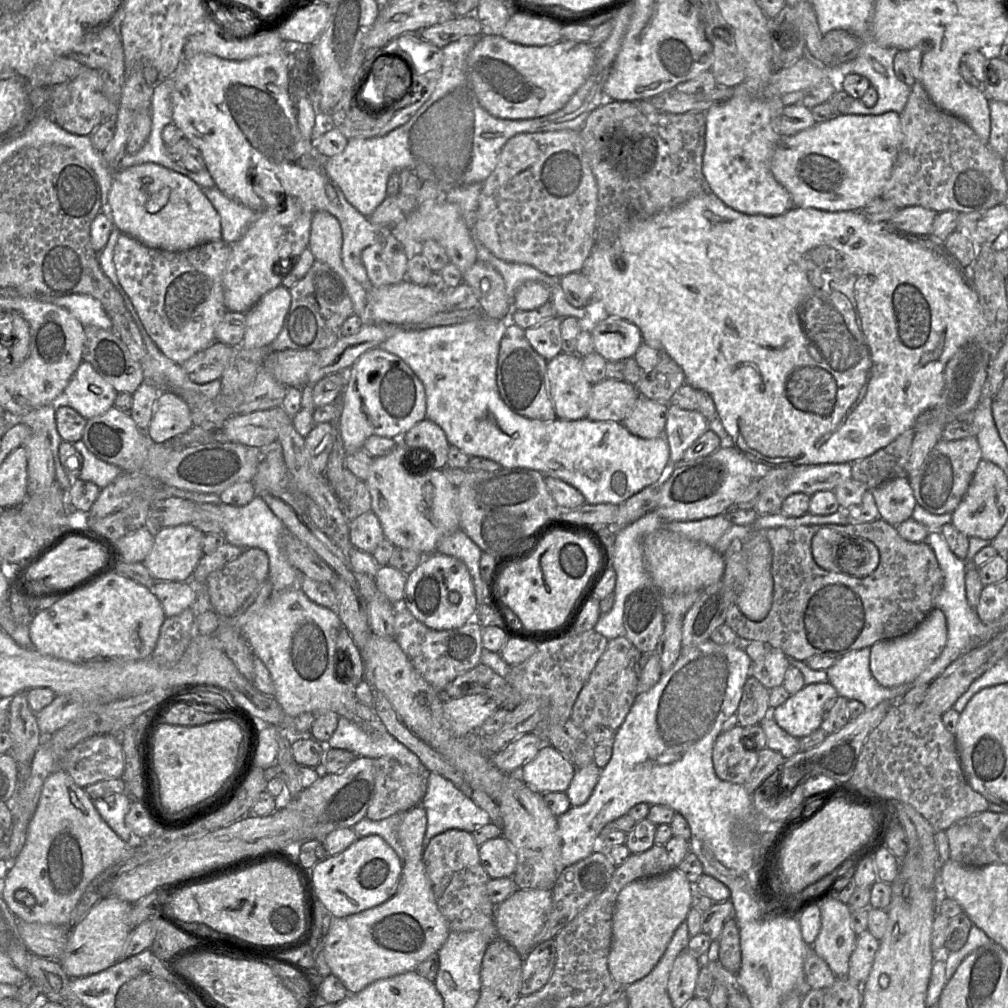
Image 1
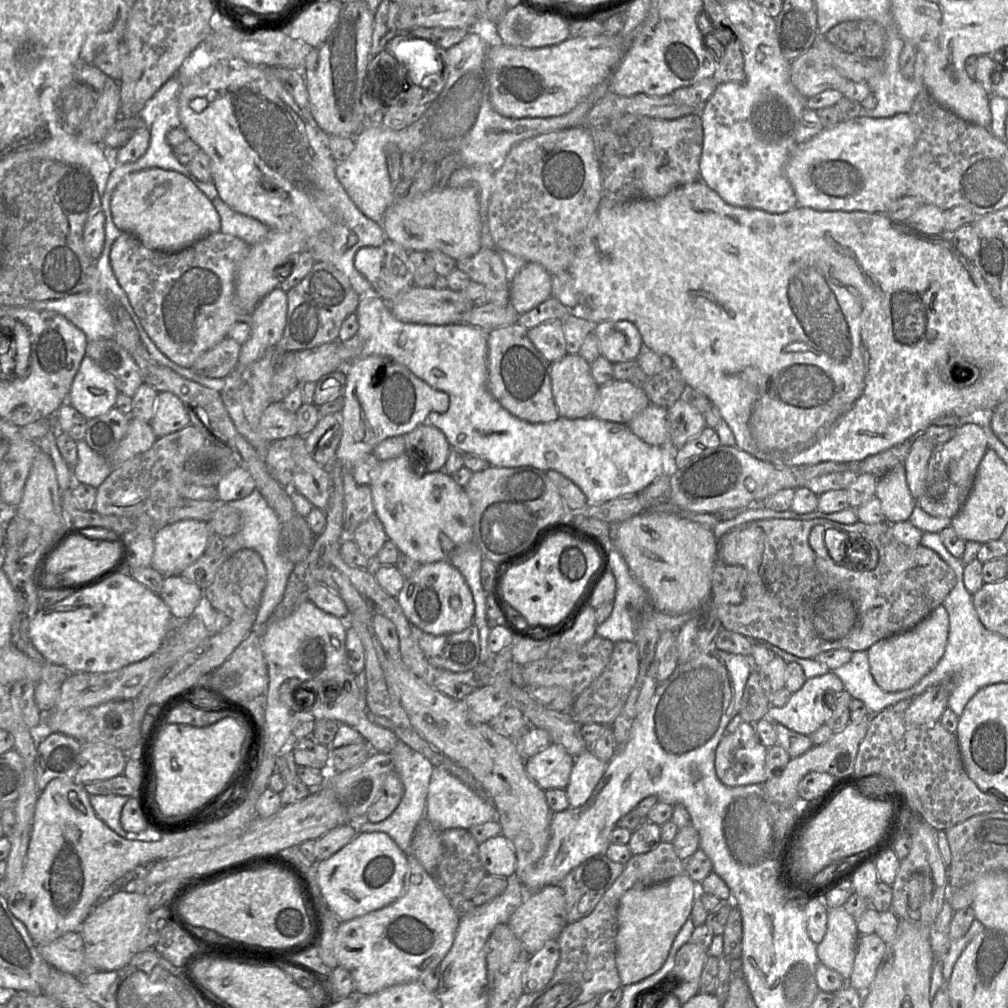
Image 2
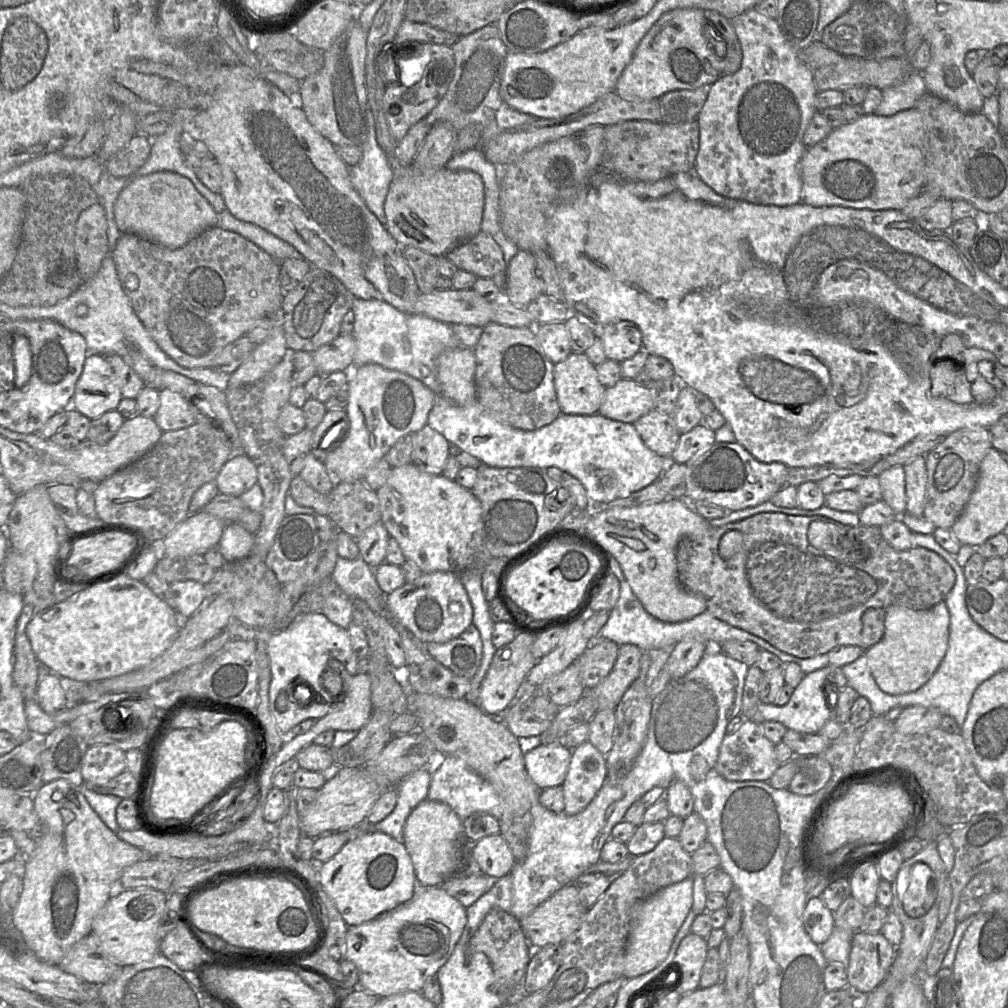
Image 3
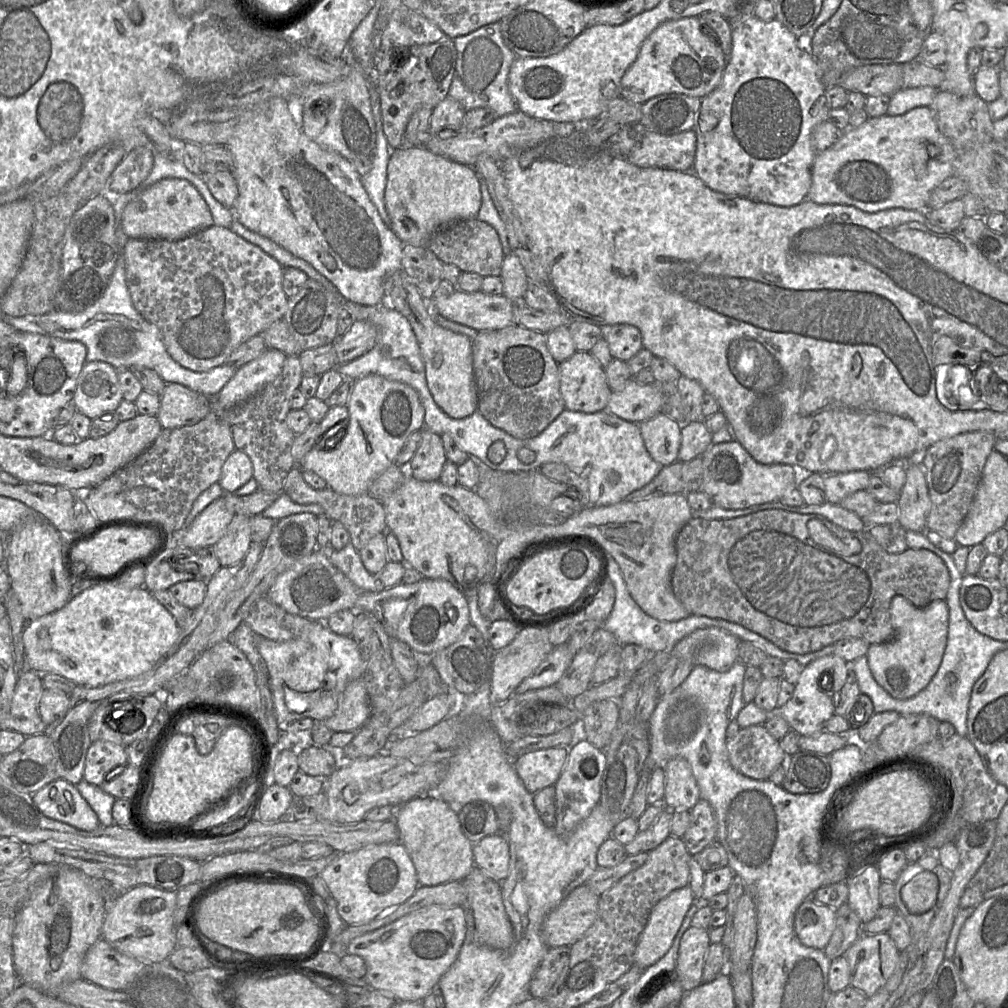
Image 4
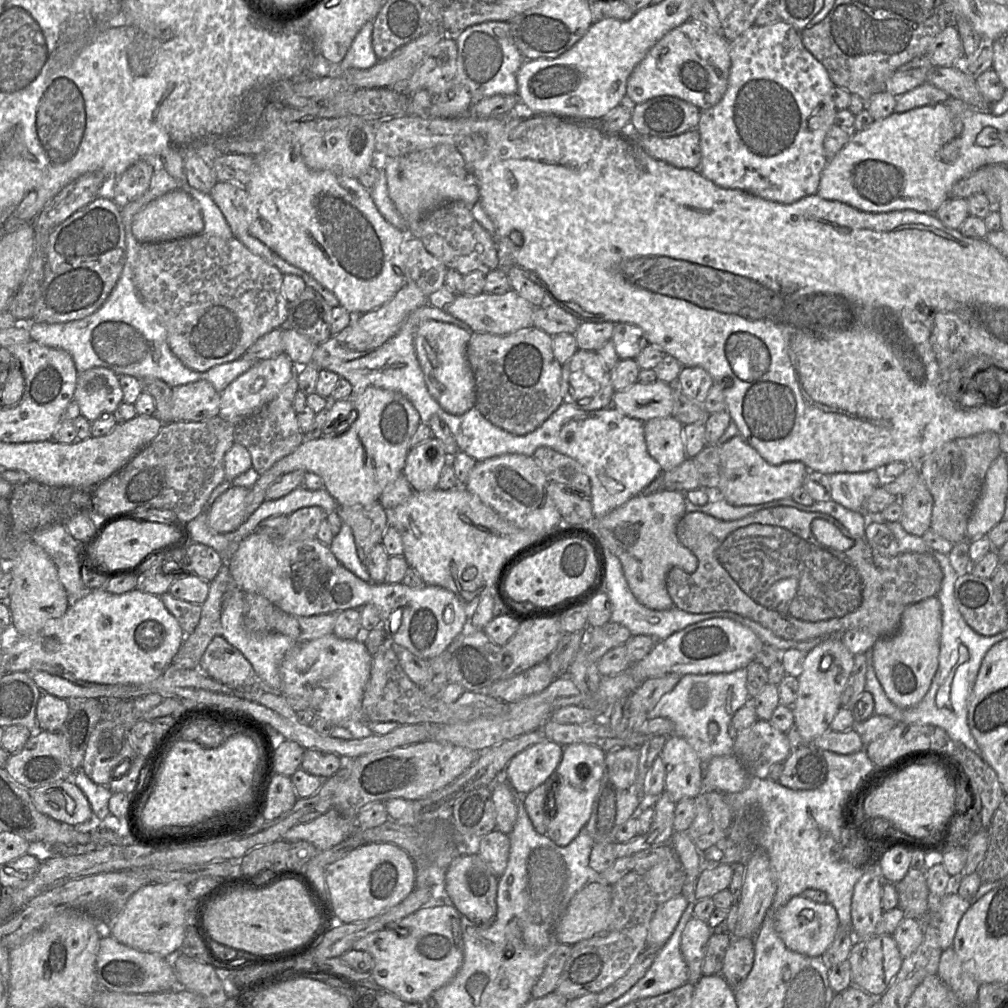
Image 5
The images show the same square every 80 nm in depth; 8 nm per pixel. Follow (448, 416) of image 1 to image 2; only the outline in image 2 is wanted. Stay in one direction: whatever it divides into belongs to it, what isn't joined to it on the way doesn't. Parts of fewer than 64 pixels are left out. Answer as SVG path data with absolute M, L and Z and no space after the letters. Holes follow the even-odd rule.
M376 294L363 296L355 314L359 323L356 336L363 342L362 357L369 355L390 357L408 368L431 388L448 394L448 410L445 413L430 412L426 422L441 430L452 448L481 457L492 467L529 466L544 472L555 470L582 490L588 505L634 496L666 472L667 449L645 443L627 424L605 421L593 416L577 419L559 417L548 423L529 423L509 413L487 388L489 330L465 323L426 325L402 322L394 317L388 303Z

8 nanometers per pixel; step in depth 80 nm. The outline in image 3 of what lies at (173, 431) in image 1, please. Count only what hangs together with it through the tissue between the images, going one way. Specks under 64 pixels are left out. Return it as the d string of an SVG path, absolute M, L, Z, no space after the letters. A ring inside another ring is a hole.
M169 389L160 390L160 404L154 419L163 432L180 430L196 423L184 397Z

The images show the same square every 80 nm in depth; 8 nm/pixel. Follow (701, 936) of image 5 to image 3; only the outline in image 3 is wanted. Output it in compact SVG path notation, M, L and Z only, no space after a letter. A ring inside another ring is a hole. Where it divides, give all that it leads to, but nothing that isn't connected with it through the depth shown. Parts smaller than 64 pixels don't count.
M690 932L676 951L670 966L674 970L667 974L666 984L677 980L677 984L670 987L676 988L682 996L698 989L708 949L706 939Z

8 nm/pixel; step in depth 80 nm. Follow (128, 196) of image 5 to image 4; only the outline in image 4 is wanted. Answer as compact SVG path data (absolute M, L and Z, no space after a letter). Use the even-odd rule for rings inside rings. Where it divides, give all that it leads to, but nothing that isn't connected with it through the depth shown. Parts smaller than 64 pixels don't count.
M148 146L128 152L111 175L110 188L121 194L137 189L149 175L153 162L153 150Z

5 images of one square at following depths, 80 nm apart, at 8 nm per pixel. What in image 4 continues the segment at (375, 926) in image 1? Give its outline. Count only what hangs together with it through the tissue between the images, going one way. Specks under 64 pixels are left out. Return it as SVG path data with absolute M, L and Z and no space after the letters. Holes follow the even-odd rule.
M431 905L409 913L377 930L354 938L346 953L360 956L366 963L363 977L367 987L396 1001L421 1002L436 986L441 976L452 966L464 942L466 933L465 908L462 906Z

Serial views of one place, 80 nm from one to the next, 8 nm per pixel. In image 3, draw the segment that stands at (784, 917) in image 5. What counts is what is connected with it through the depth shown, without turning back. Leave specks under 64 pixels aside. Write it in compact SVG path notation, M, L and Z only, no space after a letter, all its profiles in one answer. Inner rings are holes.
M813 897L806 902L803 925L812 941L820 946L833 931L835 913L826 907L820 897Z

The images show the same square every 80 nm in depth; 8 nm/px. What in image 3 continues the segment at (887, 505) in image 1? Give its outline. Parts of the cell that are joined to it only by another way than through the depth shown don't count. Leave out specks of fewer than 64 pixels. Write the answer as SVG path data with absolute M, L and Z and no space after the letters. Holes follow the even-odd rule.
M893 466L879 476L882 489L882 501L886 502L898 516L906 510L905 470L904 466Z

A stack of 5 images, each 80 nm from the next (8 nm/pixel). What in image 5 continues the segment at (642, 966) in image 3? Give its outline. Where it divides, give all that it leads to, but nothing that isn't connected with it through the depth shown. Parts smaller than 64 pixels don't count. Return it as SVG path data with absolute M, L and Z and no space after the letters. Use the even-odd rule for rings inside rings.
M679 894L659 906L650 923L647 946L662 948L667 943L688 904Z

